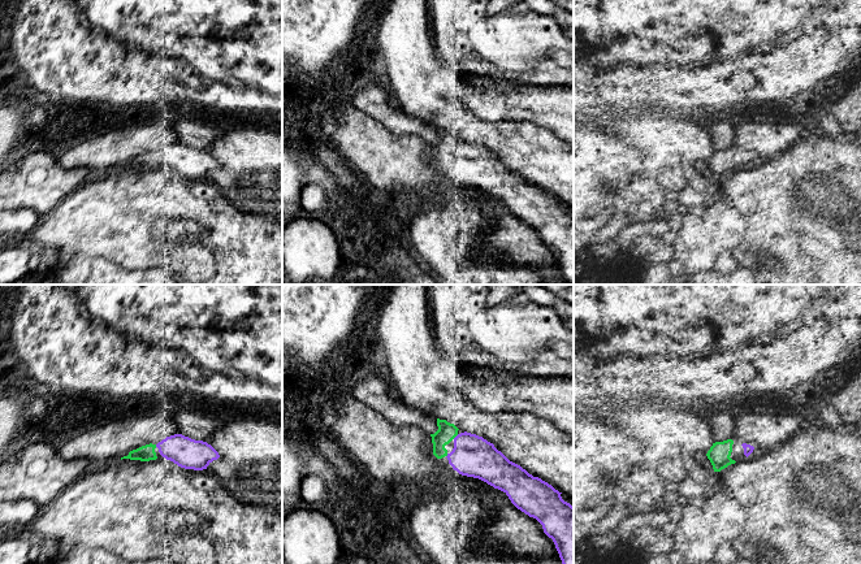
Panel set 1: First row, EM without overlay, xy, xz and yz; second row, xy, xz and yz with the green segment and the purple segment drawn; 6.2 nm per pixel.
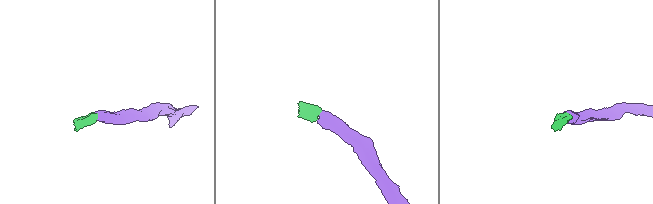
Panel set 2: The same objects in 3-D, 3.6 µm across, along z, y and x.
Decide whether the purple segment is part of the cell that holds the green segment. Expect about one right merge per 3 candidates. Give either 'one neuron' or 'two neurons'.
one neuron

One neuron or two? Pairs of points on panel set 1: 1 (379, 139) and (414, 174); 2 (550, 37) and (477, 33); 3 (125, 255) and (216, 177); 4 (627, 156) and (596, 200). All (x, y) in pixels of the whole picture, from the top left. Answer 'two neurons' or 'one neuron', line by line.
1: one neuron
2: one neuron
3: two neurons
4: one neuron

